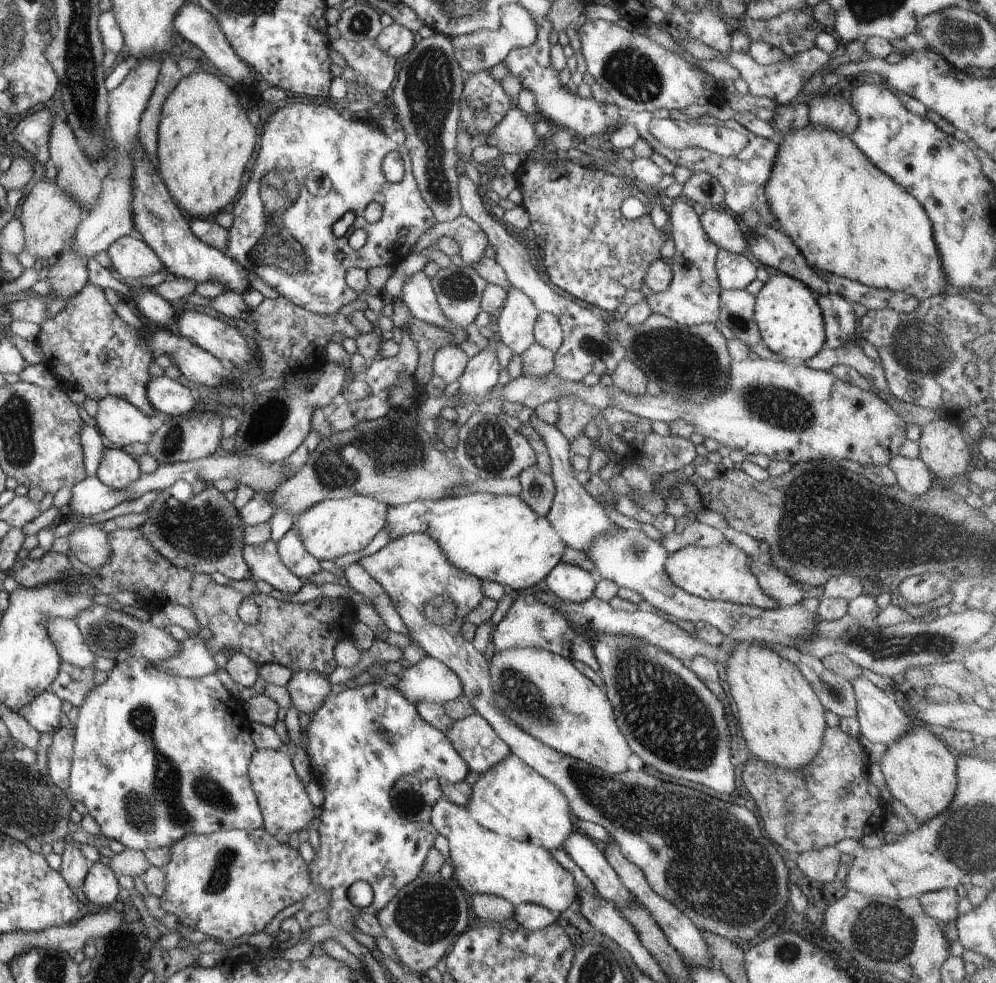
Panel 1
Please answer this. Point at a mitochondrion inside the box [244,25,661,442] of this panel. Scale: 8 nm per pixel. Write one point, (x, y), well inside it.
(429, 84)

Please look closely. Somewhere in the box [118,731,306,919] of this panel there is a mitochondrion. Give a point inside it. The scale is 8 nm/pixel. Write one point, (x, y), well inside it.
(226, 857)

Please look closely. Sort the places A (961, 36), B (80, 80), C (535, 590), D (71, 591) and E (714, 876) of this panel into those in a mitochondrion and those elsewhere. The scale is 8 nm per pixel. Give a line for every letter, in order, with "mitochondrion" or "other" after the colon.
A: mitochondrion
B: mitochondrion
C: other
D: mitochondrion
E: mitochondrion

